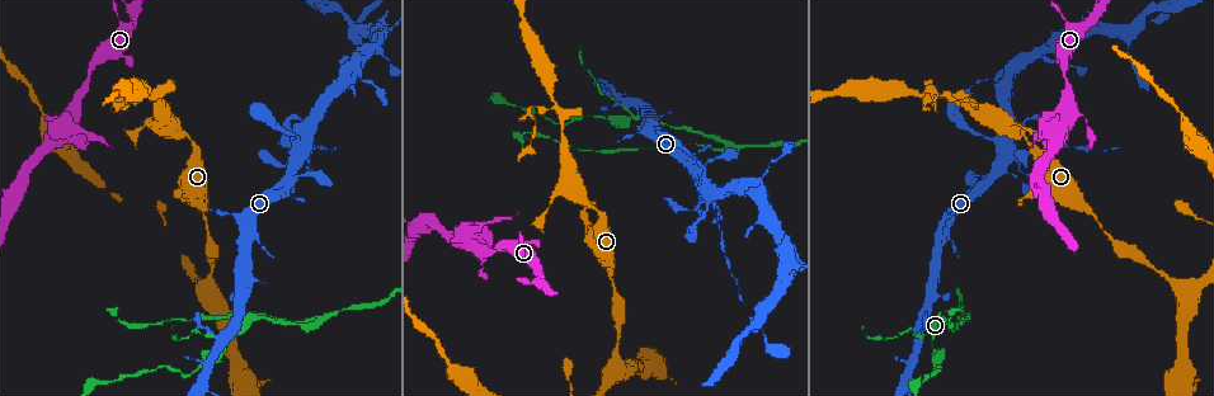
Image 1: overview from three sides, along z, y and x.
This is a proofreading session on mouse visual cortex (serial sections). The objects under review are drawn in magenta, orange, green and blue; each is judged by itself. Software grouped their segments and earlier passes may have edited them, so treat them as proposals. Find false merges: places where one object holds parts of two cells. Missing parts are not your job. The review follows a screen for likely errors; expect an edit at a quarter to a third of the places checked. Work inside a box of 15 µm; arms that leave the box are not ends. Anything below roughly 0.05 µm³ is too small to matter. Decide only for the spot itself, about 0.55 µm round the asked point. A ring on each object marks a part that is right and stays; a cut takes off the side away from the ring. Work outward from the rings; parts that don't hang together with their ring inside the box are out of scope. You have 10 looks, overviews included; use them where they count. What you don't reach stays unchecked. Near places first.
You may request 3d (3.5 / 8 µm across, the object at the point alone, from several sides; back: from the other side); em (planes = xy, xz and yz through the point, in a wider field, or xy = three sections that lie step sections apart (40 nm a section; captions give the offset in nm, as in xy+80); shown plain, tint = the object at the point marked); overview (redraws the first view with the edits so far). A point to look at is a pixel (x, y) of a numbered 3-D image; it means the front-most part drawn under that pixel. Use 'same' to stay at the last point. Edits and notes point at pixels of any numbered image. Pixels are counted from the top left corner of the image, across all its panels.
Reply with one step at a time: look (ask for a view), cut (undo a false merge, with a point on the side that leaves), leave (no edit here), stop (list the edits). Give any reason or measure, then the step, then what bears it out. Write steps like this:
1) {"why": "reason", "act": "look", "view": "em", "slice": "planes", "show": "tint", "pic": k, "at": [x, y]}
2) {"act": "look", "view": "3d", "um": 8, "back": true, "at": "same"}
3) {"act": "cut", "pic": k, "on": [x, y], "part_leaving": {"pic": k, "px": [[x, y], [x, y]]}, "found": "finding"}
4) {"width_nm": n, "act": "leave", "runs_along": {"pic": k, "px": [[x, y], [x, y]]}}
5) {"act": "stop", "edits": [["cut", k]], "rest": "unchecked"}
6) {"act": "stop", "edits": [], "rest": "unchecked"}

{"why": "abrupt turn", "act": "look", "view": "3d", "um": 8, "back": true, "pic": 1, "at": [190, 376]}

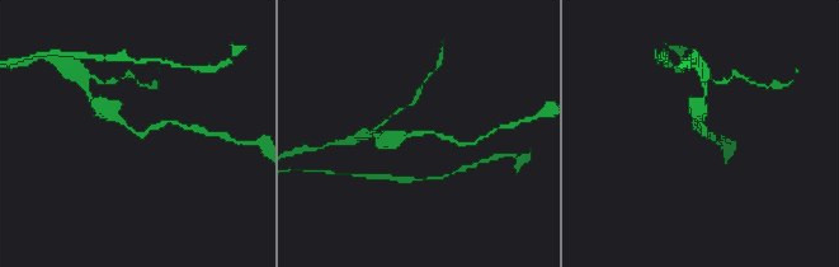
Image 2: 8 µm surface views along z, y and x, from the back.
{"why": "zoom in", "act": "look", "view": "3d", "um": 3.5, "pic": 2, "at": [704, 135]}

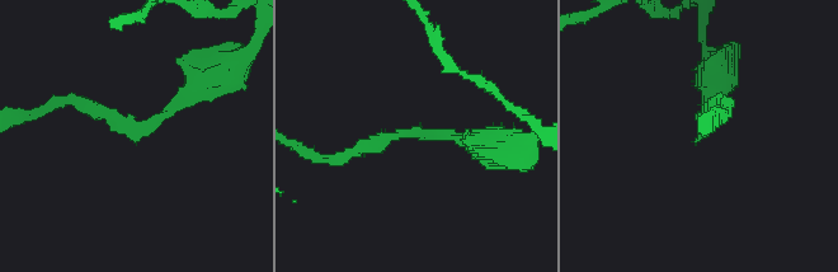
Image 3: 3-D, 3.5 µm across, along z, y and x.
{"arm_widths_nm": [200, 300], "act": "look", "view": "em", "slice": "planes", "show": "tint", "pic": 3, "at": [427, 131]}

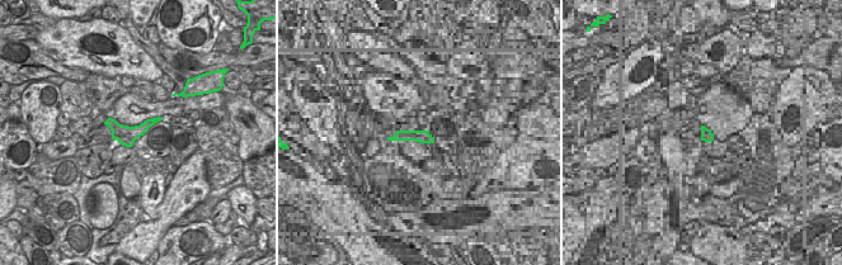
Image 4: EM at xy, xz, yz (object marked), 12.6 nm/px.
{"act": "leave", "runs_along": {"pic": 3, "px": [[207, 80], [141, 131], [71, 99]]}, "found": "all the same cell"}

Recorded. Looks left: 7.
{"why": "arms run side by side", "act": "look", "view": "3d", "um": 3.5, "pic": 1, "at": [319, 321]}

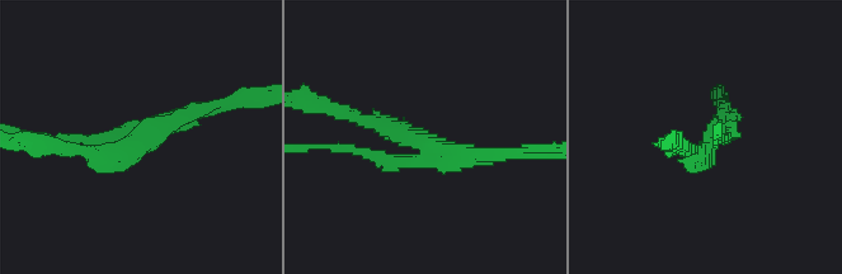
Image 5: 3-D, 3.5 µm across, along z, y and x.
{"why": "need the tissue", "act": "look", "view": "em", "slice": "xy", "step": 2, "show": "tint", "pic": 5, "at": [135, 136]}

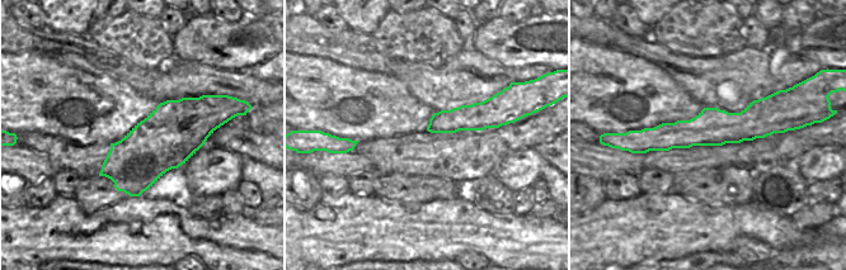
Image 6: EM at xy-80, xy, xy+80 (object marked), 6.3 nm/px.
{"width_nm": 150, "act": "cut", "pic": 5, "on": [376, 154], "part_leaving": {"pic": 5, "px": [[424, 155], [398, 161], [319, 149]]}, "found": "a second cell is stuck on"}

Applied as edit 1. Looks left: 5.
{"why": "a narrow waist", "act": "look", "view": "3d", "um": 3.5, "pic": 1, "at": [720, 226]}

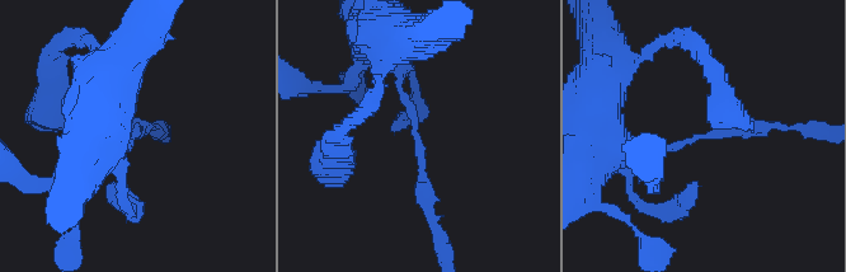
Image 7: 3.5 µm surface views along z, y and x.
{"arm_widths_nm": [150, 200], "why": "now the EM", "act": "look", "view": "em", "slice": "xy", "step": 5, "show": "plain", "pic": 7, "at": [131, 138]}

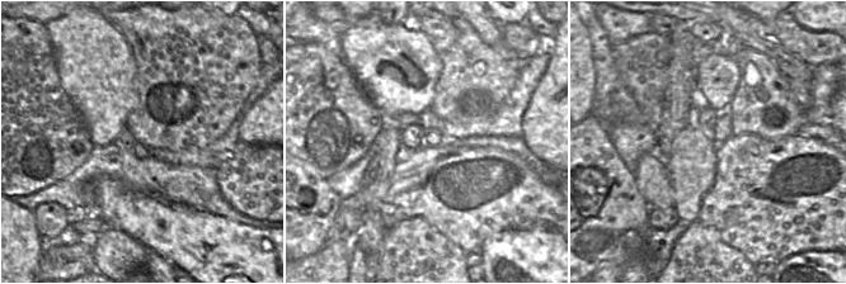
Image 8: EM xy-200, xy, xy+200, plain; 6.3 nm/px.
{"act": "look", "view": "em", "slice": "xy", "step": 5, "show": "tint", "at": "same"}

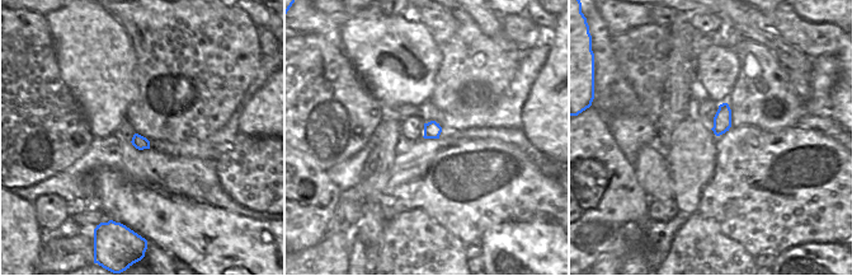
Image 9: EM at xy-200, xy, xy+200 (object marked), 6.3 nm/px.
{"act": "cut", "pic": 7, "on": [713, 134], "found": "two cells meet here"}

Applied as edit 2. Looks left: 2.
{"why": "a narrow waist", "act": "look", "view": "3d", "um": 8, "pic": 1, "at": [152, 96]}

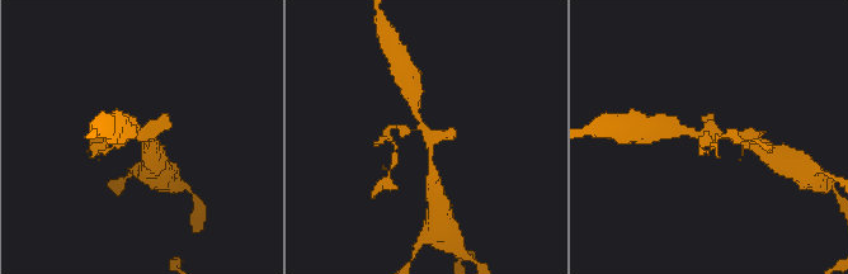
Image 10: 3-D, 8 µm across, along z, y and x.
{"act": "look", "view": "em", "slice": "xy", "step": 3, "show": "tint", "pic": 10, "at": [144, 136]}

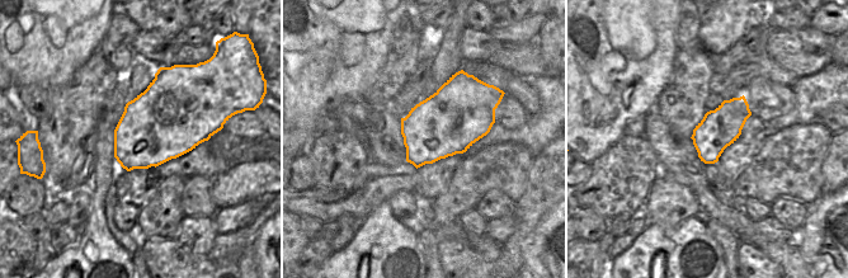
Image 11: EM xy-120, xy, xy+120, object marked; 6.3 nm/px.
{"act": "leave", "runs_along": {"pic": 10, "px": [[433, 170], [429, 135], [414, 102]]}, "found": "continuous, no second cell"}

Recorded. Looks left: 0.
{"act": "stop", "edits": [["cut", 5], ["cut", 7]], "rest": "unchecked"}

